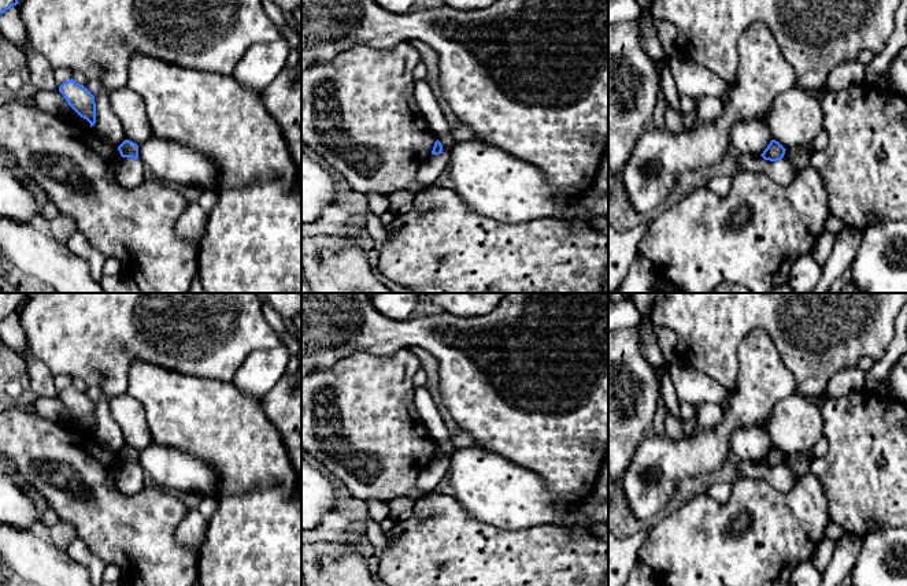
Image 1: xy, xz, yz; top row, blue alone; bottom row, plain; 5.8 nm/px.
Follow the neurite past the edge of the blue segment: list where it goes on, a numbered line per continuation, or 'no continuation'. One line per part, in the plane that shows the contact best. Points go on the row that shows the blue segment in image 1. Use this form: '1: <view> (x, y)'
no continuation

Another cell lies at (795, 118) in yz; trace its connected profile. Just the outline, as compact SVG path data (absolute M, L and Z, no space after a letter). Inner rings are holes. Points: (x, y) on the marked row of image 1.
M800 88L778 94L769 110L766 122L773 140L778 141L785 149L810 145L823 130L819 100L811 92Z

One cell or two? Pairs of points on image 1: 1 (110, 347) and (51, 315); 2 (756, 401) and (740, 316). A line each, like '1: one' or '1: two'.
1: one
2: two

